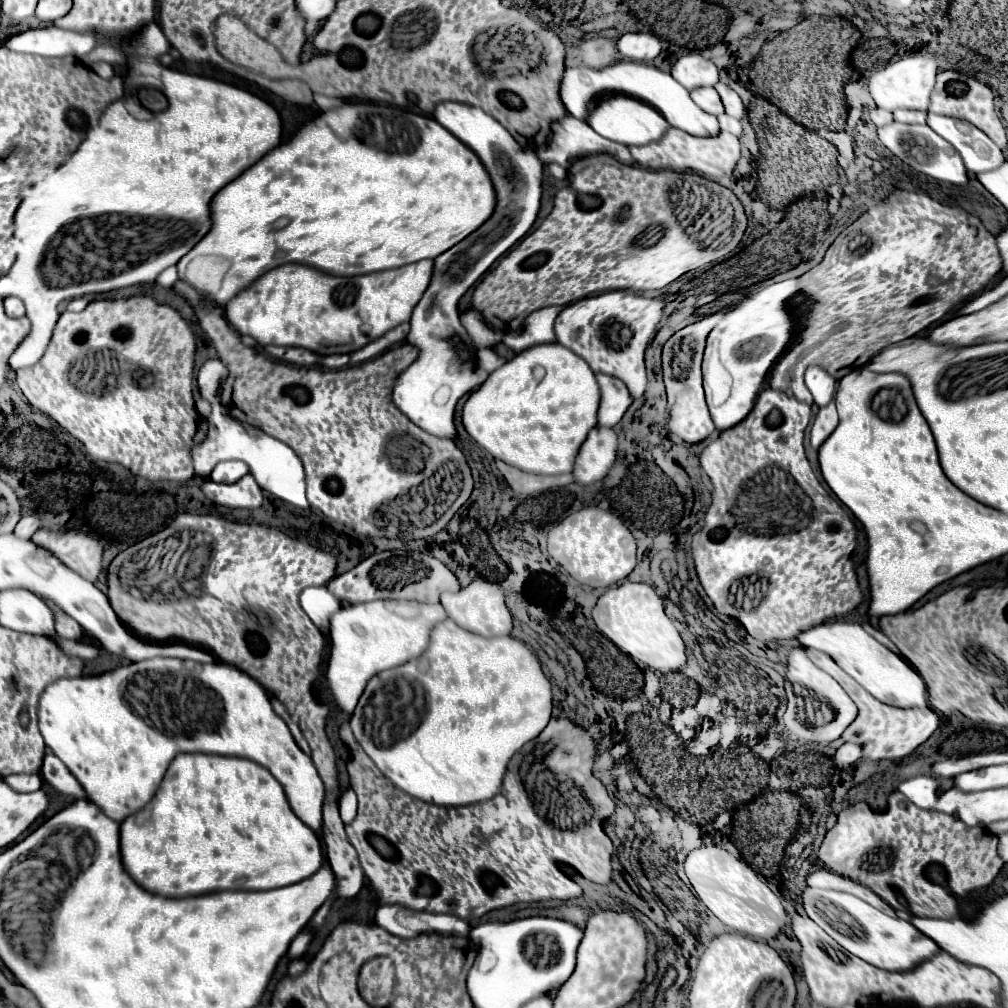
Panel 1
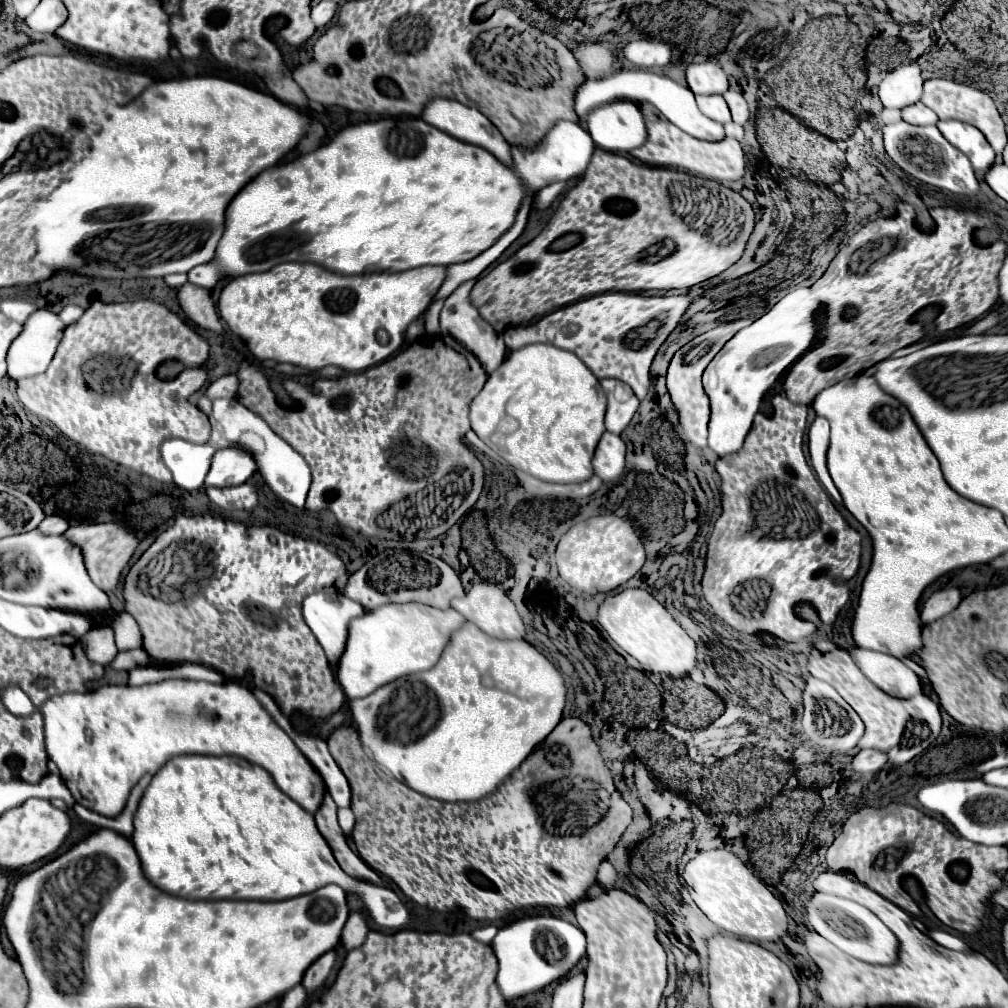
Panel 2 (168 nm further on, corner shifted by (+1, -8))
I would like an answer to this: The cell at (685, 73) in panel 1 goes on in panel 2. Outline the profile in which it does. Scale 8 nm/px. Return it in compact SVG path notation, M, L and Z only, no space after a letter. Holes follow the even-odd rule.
M715 62L689 64L687 70L687 86L693 94L723 94L729 88L727 76Z

